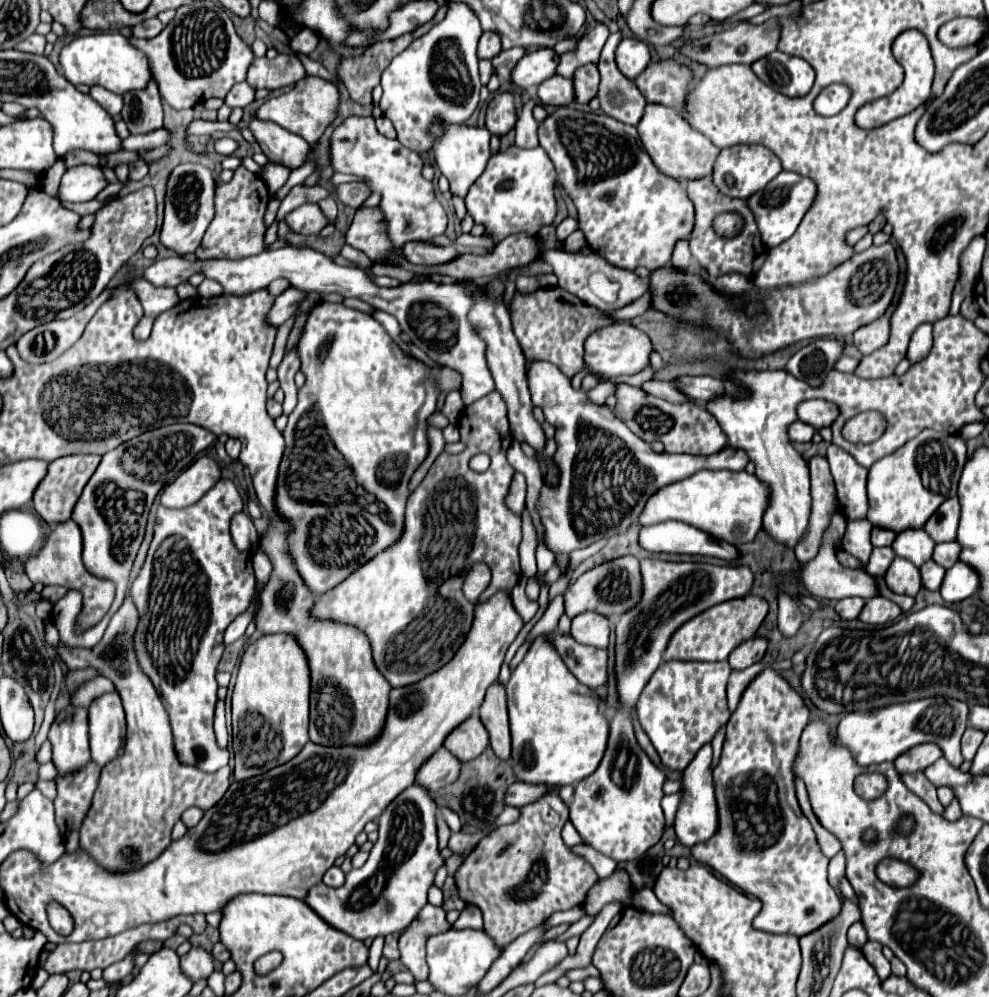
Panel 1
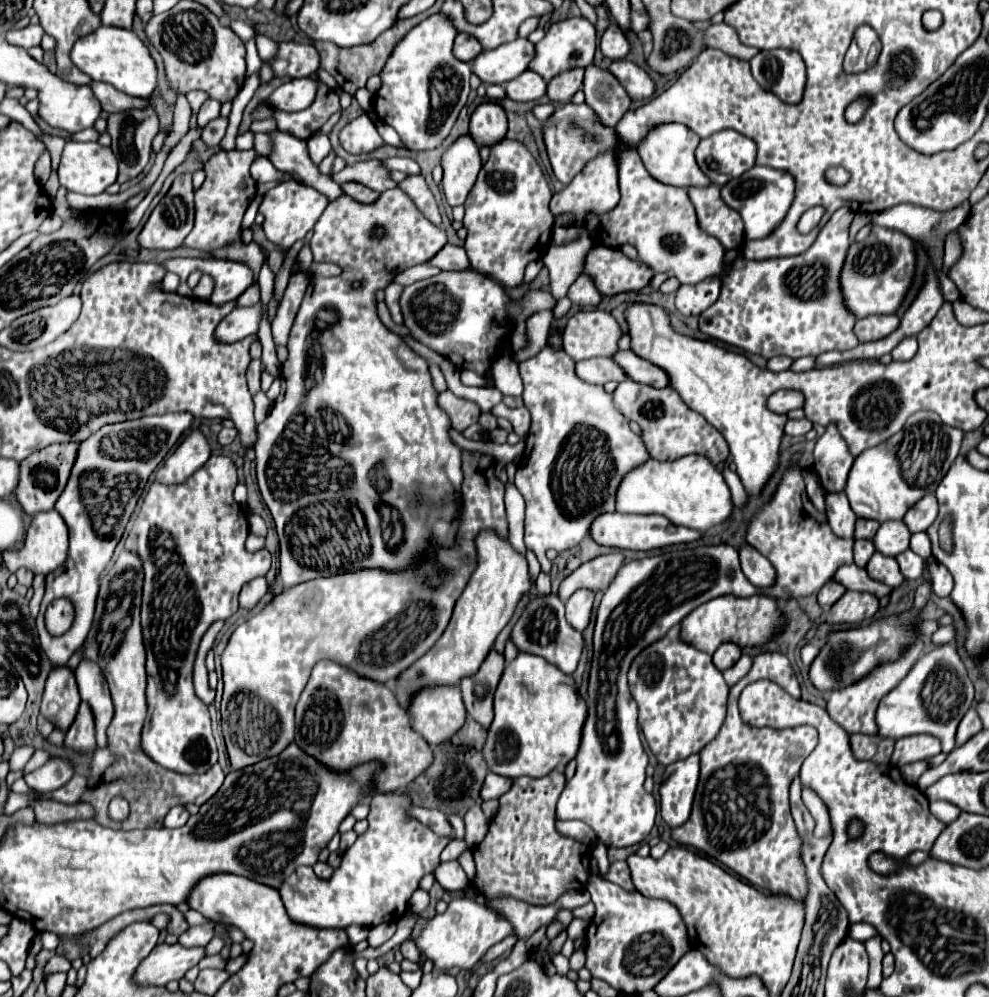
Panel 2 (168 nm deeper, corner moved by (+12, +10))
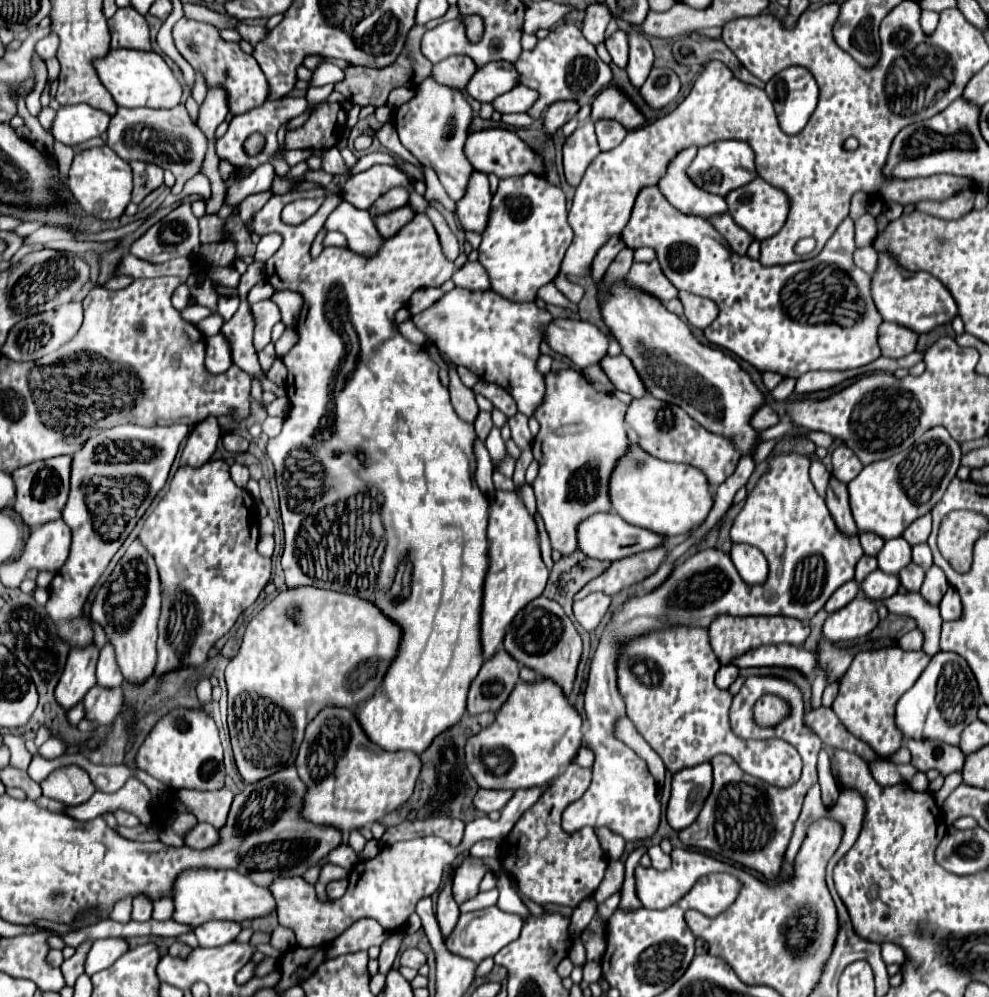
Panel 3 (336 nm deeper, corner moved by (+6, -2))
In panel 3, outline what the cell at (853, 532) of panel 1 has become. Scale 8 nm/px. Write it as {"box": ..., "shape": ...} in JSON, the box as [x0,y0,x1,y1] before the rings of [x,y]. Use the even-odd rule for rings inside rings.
{"box":[826,476,856,534],"shape":[[[832,476],[828,482],[828,490],[826,490],[826,506],[836,522],[836,526],[844,532],[844,534],[856,534],[856,522],[852,518],[850,512],[850,504],[848,504],[848,488],[844,482],[836,482],[836,478]]]}

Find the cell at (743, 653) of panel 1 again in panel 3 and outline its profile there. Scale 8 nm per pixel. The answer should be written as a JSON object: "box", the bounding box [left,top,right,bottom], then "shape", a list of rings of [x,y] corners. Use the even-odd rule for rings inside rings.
{"box":[716,664,738,690],"shape":[[[724,664],[718,674],[716,674],[716,686],[726,690],[734,680],[738,678],[738,668],[736,666],[730,666],[730,664]]]}

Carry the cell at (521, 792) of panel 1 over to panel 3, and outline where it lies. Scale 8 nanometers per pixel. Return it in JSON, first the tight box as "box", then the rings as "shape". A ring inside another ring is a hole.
{"box":[474,788,512,814],"shape":[[[482,788],[474,796],[474,808],[484,814],[490,814],[494,810],[502,810],[510,798],[512,798],[510,790],[484,790]]]}

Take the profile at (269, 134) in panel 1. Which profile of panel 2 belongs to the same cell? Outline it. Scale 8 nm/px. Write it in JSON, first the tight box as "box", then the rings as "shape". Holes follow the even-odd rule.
{"box":[268,130,342,200],"shape":[[[272,130],[272,132],[268,132],[268,136],[272,142],[268,160],[278,170],[290,172],[294,176],[294,180],[316,188],[318,192],[326,194],[330,200],[334,200],[342,194],[342,188],[330,176],[322,176],[318,172],[318,168],[312,164],[308,150],[306,150],[306,140],[300,140],[294,134],[288,134],[282,130]]]}

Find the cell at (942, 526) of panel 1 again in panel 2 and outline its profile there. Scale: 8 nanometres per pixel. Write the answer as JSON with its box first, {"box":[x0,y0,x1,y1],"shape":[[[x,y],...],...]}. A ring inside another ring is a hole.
{"box":[904,494,938,532],"shape":[[[928,494],[916,506],[912,506],[912,510],[908,510],[904,522],[910,532],[926,532],[928,526],[936,520],[936,516],[938,516],[936,494]]]}

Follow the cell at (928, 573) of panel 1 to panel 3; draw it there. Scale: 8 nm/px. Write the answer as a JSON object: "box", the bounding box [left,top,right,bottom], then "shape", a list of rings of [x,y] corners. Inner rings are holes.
{"box":[898,562,924,592],"shape":[[[910,562],[906,568],[900,570],[898,578],[900,578],[900,584],[902,584],[906,590],[916,592],[916,590],[920,590],[920,586],[922,586],[922,582],[924,582],[924,570],[922,570],[918,564]]]}

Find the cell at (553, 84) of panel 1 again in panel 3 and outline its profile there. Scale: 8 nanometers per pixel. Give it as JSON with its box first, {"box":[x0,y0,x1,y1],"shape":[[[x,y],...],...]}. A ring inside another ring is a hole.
{"box":[492,86,538,114],"shape":[[[514,86],[514,90],[508,90],[506,94],[498,96],[492,106],[500,114],[510,114],[510,112],[526,112],[538,98],[538,92],[526,88],[526,86]]]}

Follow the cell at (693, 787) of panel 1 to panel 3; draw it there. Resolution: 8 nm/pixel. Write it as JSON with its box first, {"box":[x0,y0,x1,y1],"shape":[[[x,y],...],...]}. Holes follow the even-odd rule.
{"box":[668,762,712,832],"shape":[[[710,762],[680,770],[672,778],[672,796],[668,802],[668,824],[678,832],[684,826],[690,826],[708,794],[712,790],[712,766]]]}

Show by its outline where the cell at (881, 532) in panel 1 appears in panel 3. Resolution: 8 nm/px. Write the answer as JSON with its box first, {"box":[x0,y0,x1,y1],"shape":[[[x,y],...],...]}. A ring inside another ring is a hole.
{"box":[860,532,884,556],"shape":[[[862,532],[860,542],[862,542],[862,548],[864,548],[866,556],[876,556],[884,546],[884,538],[880,538],[874,532]]]}

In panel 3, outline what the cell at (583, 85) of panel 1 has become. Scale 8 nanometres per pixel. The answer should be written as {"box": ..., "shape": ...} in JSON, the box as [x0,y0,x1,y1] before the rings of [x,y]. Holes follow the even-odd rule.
{"box":[544,102,578,136],"shape":[[[554,102],[544,116],[544,128],[548,136],[554,136],[574,114],[578,112],[576,102]]]}

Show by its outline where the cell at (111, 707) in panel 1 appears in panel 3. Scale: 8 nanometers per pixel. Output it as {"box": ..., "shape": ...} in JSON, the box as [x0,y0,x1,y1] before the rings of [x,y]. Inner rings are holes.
{"box":[96,642,124,688],"shape":[[[106,642],[104,648],[100,650],[96,678],[98,678],[98,684],[104,688],[116,688],[124,682],[122,672],[118,670],[118,664],[114,660],[114,646],[110,646],[110,642]]]}

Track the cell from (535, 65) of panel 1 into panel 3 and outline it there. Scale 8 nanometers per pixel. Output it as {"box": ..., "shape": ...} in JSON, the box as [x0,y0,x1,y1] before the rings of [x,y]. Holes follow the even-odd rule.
{"box":[466,62,518,102],"shape":[[[490,62],[476,70],[466,92],[478,102],[492,102],[518,84],[518,72],[510,62]]]}

